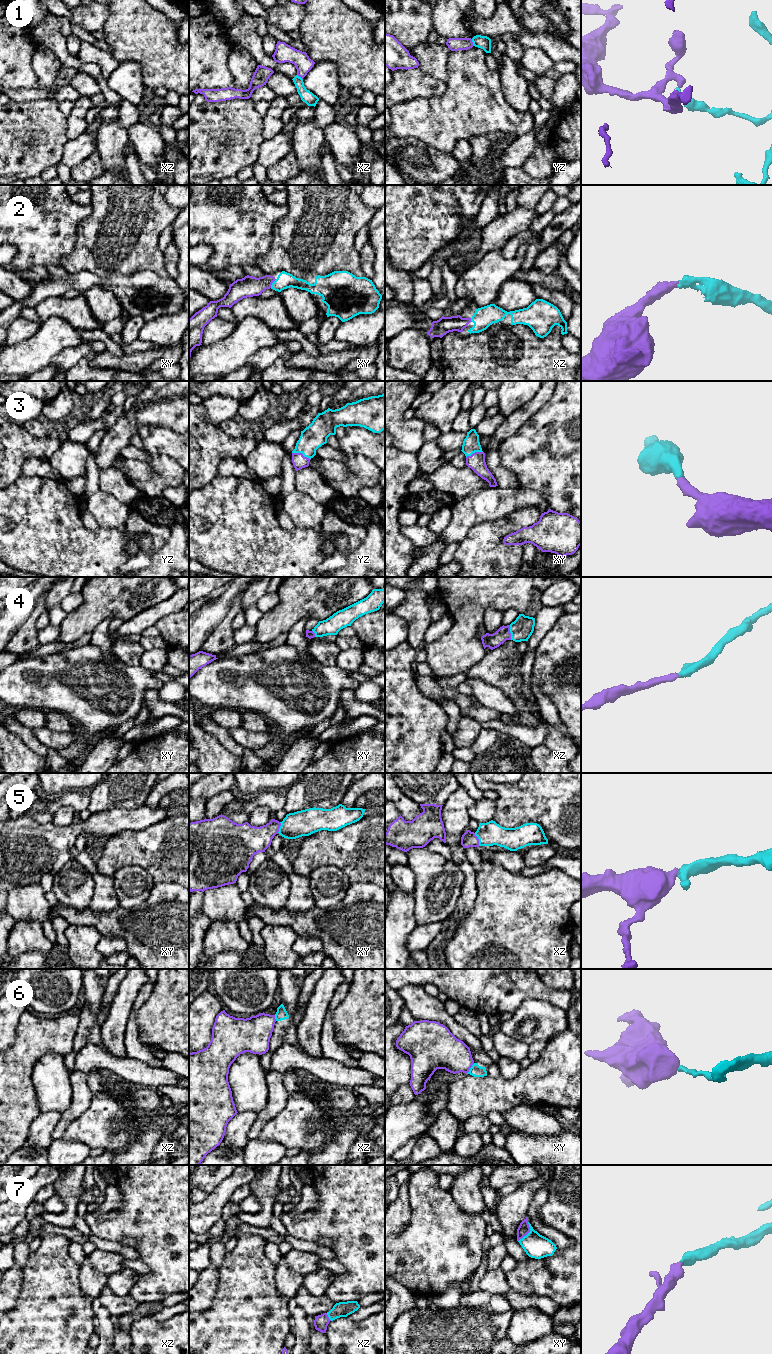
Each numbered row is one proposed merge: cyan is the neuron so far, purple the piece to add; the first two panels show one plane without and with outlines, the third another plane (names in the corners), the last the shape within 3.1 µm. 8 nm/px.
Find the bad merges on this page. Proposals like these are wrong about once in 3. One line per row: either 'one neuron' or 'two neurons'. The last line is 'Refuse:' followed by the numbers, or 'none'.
1: two neurons
2: one neuron
3: one neuron
4: one neuron
5: one neuron
6: two neurons
7: one neuron
Refuse: 1, 6

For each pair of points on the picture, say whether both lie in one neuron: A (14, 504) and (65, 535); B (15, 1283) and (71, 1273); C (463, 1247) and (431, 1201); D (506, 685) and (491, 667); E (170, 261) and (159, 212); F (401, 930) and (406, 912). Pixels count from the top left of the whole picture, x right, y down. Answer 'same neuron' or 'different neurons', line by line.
A: same neuron
B: different neurons
C: same neuron
D: same neuron
E: different neurons
F: same neuron

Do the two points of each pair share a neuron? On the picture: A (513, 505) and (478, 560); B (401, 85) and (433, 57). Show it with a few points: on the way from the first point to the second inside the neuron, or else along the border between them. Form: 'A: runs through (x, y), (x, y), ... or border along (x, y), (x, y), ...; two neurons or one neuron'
A: border along (527, 506), (506, 516), (483, 522); two neurons
B: border along (417, 68), (440, 80); two neurons

